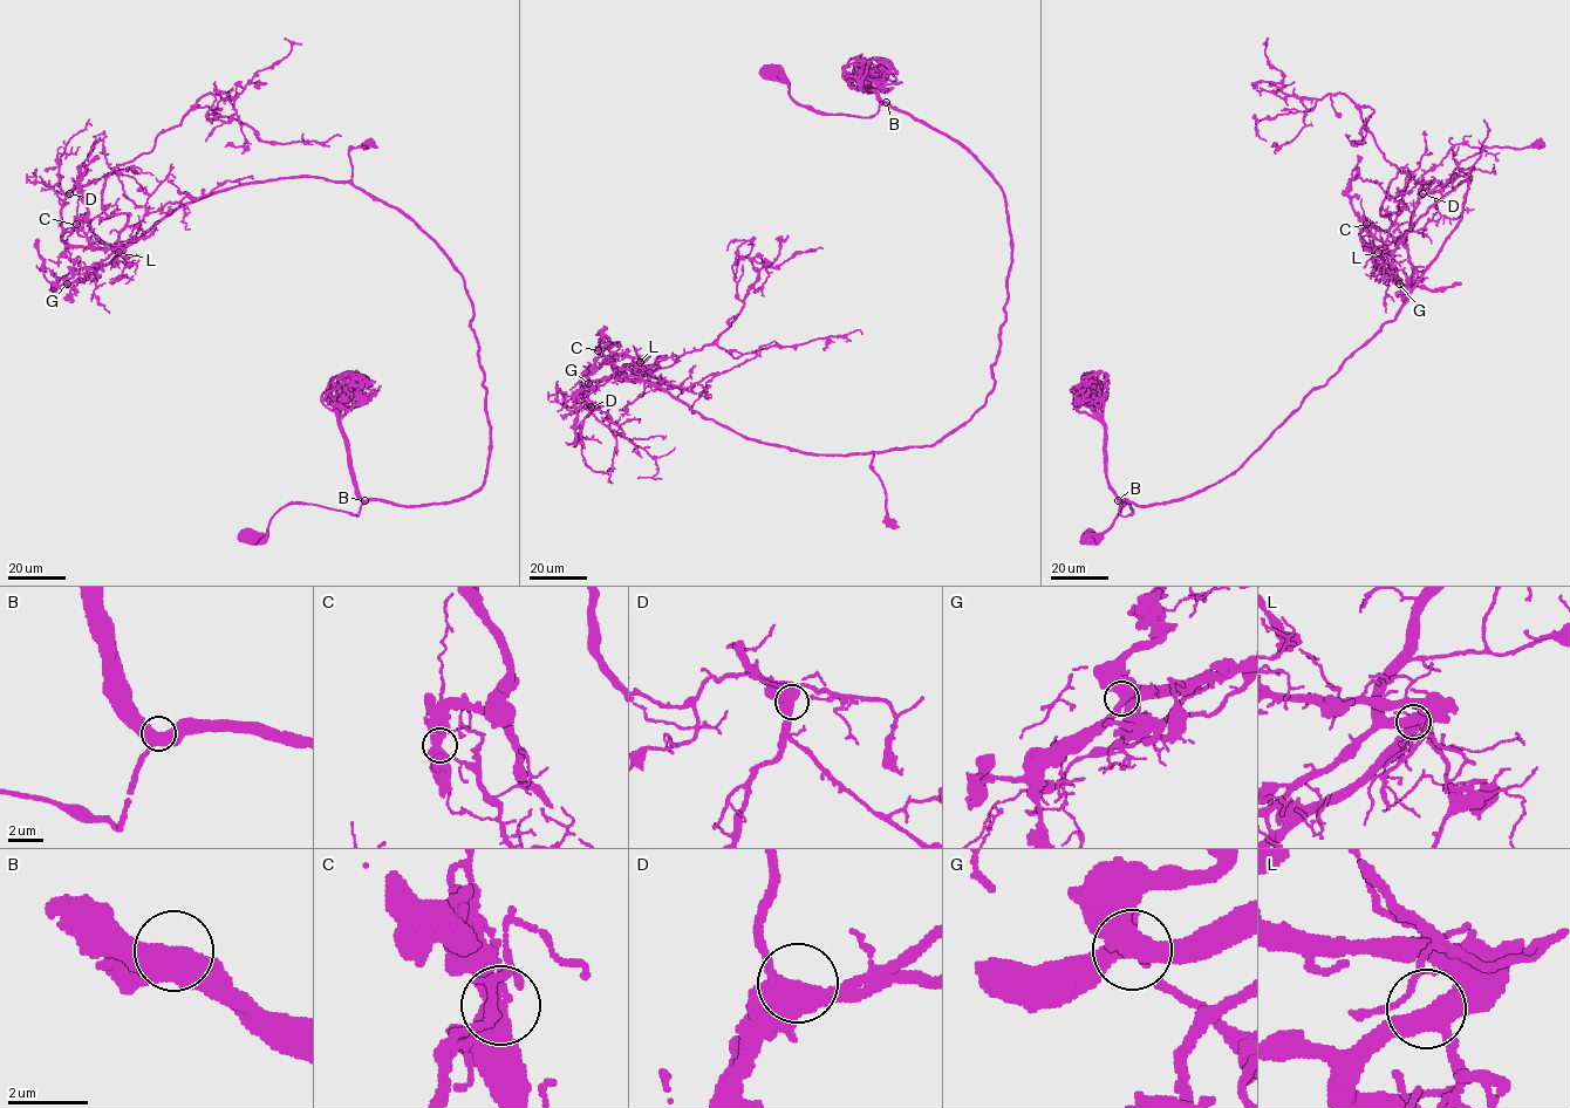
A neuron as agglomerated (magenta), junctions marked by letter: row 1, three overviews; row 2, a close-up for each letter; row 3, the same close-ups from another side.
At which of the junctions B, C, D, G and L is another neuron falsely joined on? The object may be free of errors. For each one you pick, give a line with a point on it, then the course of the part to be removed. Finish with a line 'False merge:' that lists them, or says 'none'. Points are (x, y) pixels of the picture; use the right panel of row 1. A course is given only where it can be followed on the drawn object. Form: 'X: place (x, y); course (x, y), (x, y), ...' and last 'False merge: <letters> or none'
C: place (1366, 224); course (1366, 225), (1359, 234), (1381, 251), (1391, 225), (1381, 200), (1398, 169), (1347, 96), (1282, 91), (1264, 45)
False merge: C

